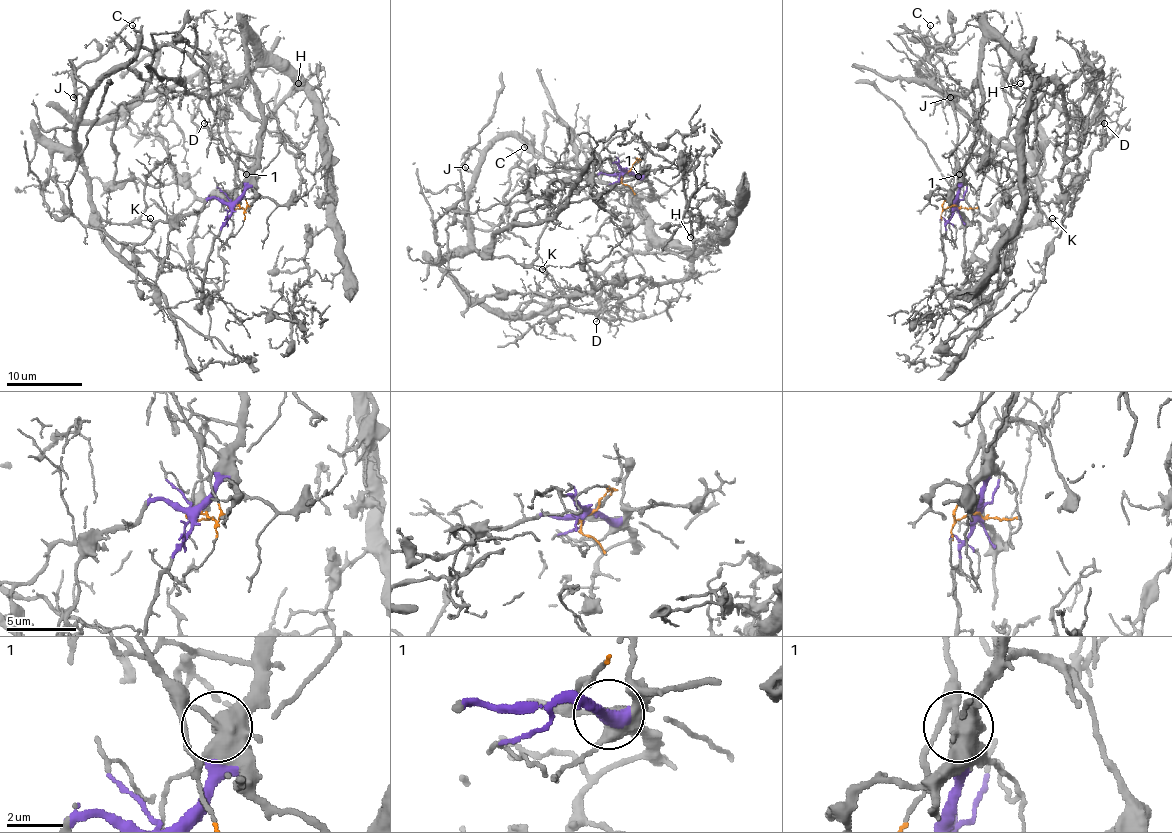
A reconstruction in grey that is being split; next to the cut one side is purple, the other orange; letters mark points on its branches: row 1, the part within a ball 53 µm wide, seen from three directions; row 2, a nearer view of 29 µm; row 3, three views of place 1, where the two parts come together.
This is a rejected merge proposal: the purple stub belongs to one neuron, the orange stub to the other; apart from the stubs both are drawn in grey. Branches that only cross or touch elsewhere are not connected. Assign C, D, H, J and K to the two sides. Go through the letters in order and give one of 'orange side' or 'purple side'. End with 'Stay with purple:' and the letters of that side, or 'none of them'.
C: orange side
D: purple side
H: purple side
J: orange side
K: orange side
Stay with purple: D, H

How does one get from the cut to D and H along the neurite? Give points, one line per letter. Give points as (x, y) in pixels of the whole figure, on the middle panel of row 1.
D: (624, 172), (649, 184), (655, 195), (641, 197), (639, 214), (689, 265), (681, 279), (649, 283), (596, 321)
H: (624, 172), (649, 184), (655, 195), (641, 197), (639, 214), (658, 237), (708, 254), (704, 243), (691, 237)

